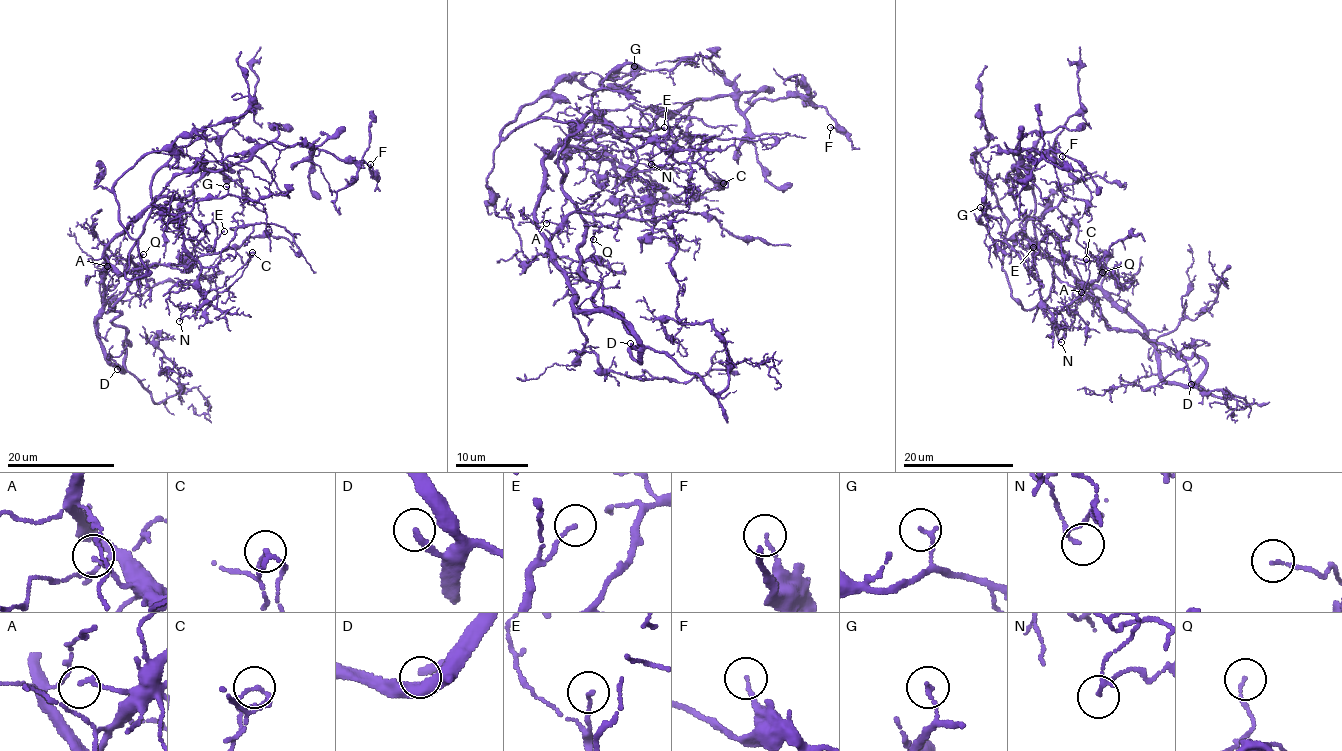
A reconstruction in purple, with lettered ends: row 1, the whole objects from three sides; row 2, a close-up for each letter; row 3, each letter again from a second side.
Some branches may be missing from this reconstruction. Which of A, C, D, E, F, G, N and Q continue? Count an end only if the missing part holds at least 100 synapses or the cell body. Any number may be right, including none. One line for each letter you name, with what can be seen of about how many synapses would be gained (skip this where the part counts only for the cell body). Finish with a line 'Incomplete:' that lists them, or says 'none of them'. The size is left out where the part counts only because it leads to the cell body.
Incomplete: D

